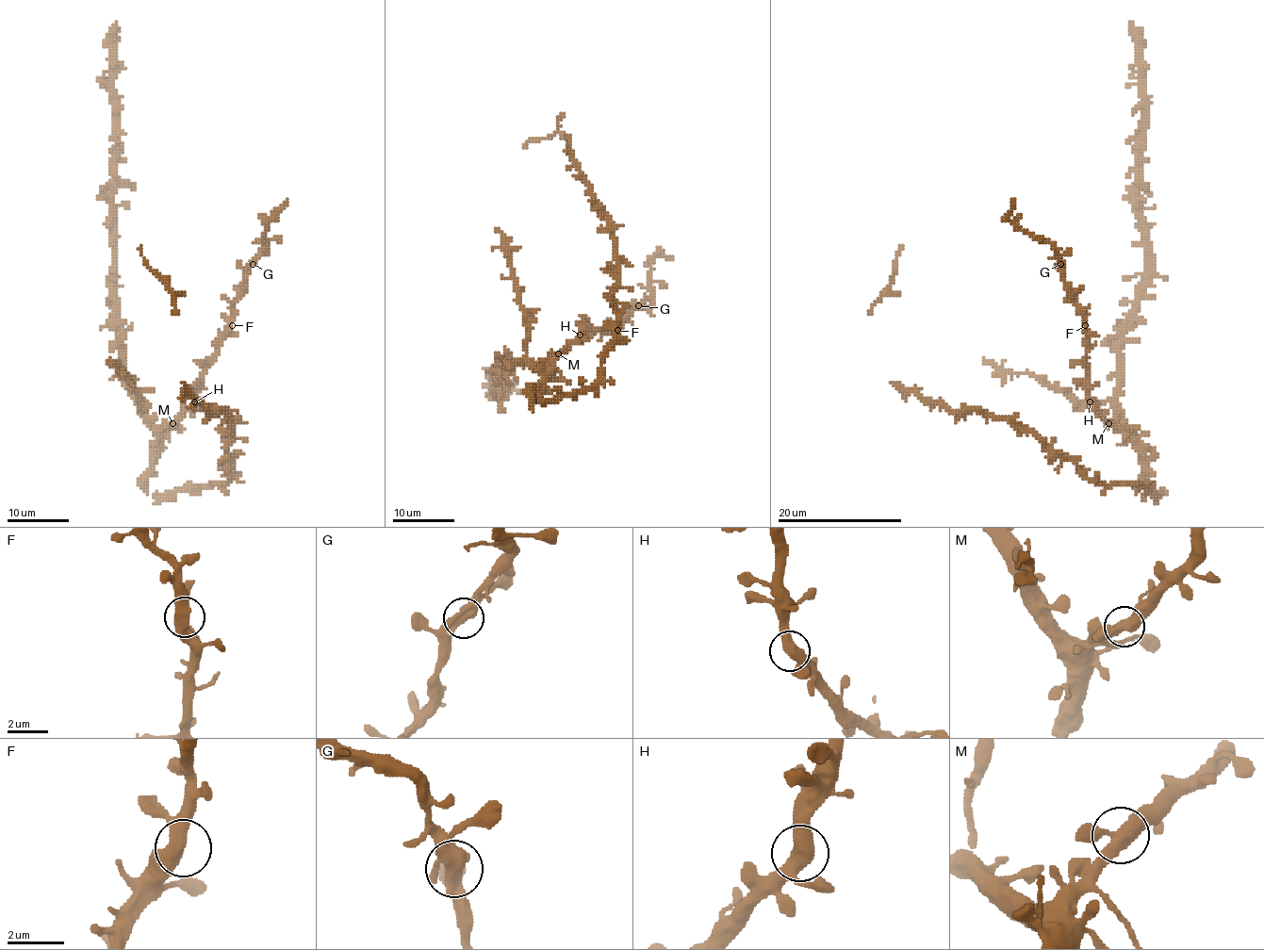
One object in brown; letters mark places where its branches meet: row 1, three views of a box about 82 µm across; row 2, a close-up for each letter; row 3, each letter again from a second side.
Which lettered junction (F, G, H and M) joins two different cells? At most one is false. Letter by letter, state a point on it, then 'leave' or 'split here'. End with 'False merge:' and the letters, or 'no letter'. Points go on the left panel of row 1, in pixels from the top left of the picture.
F: (232, 325) | leave
G: (253, 264) | leave
H: (194, 401) | leave
M: (172, 423) | leave
False merge: no letter

